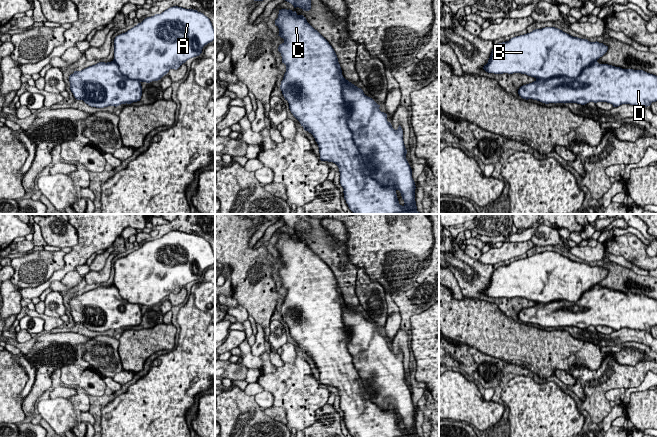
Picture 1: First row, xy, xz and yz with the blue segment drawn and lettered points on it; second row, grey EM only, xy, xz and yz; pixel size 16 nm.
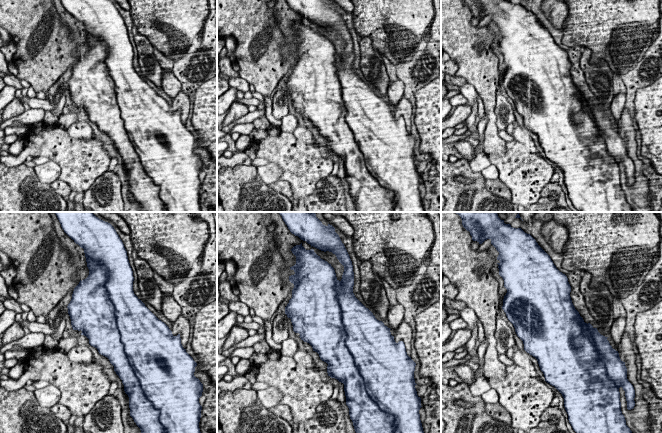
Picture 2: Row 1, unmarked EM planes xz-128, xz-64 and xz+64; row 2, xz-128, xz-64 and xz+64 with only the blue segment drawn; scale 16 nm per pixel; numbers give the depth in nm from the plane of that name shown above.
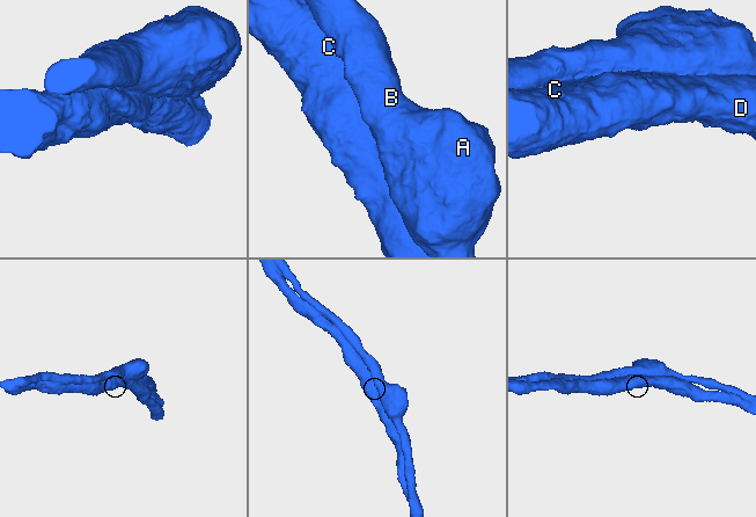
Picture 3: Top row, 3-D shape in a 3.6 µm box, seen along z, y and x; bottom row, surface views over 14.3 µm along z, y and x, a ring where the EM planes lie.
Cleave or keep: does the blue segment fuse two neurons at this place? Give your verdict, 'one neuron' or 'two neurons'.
one neuron

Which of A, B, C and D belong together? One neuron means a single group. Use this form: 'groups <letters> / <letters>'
groups A B C D

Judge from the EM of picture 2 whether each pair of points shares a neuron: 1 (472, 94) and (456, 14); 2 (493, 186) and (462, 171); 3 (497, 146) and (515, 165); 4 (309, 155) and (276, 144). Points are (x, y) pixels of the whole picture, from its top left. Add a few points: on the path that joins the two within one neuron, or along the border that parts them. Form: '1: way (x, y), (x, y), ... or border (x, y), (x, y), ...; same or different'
1: border (466, 81), (474, 87), (479, 95); different
2: border (483, 178), (485, 187), (490, 192), (501, 197); different
3: border (506, 142), (506, 152), (503, 155), (487, 155); different
4: way (301, 155), (290, 155), (284, 150); same

